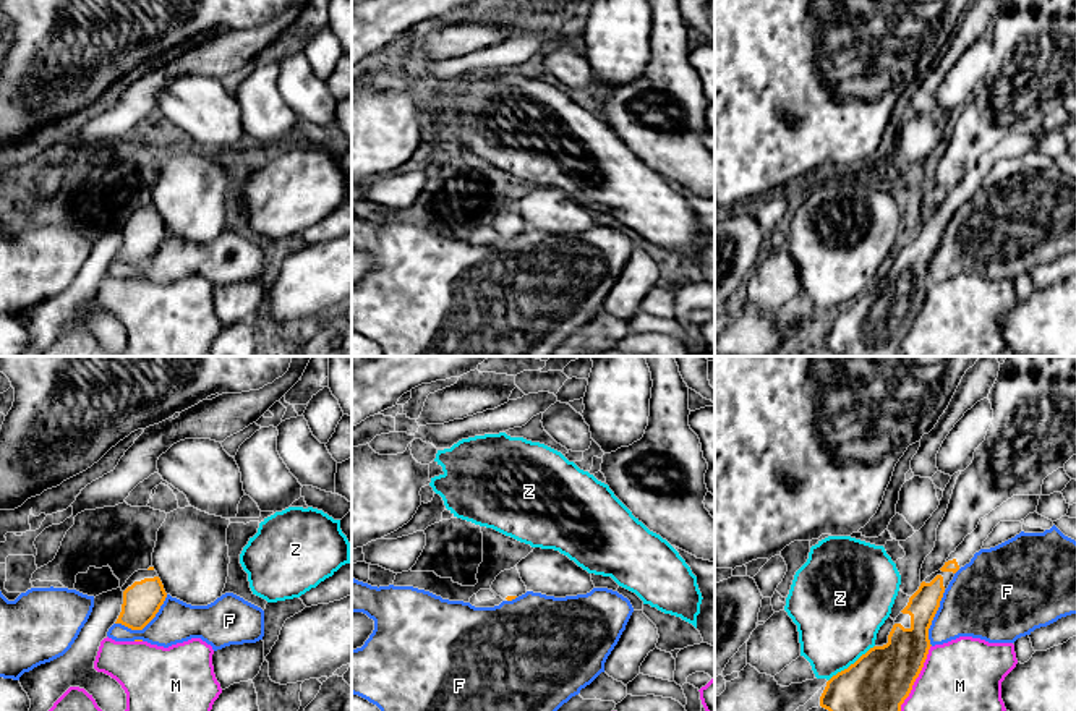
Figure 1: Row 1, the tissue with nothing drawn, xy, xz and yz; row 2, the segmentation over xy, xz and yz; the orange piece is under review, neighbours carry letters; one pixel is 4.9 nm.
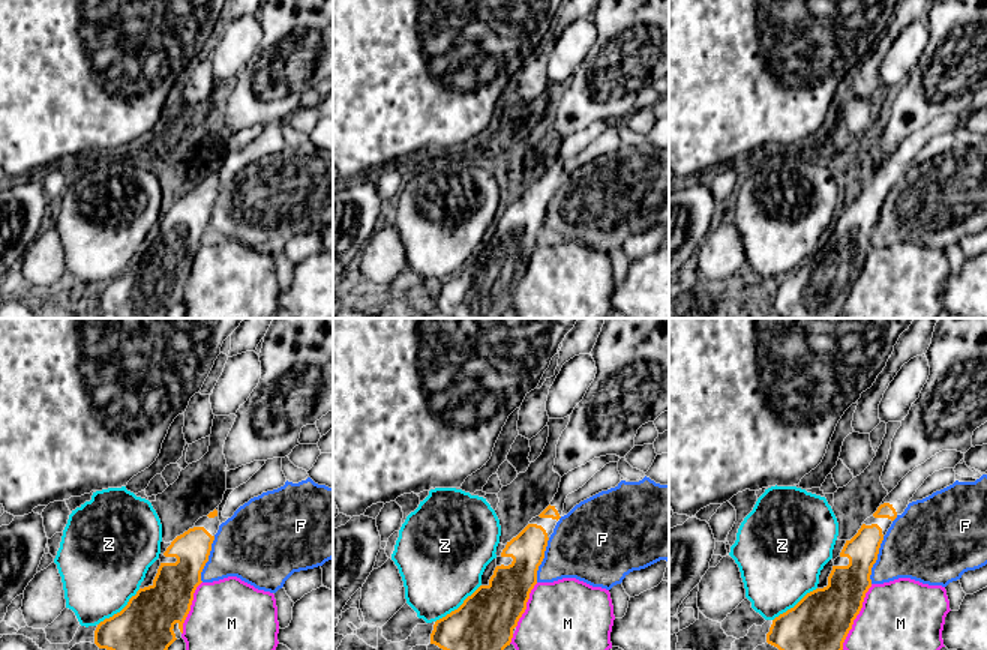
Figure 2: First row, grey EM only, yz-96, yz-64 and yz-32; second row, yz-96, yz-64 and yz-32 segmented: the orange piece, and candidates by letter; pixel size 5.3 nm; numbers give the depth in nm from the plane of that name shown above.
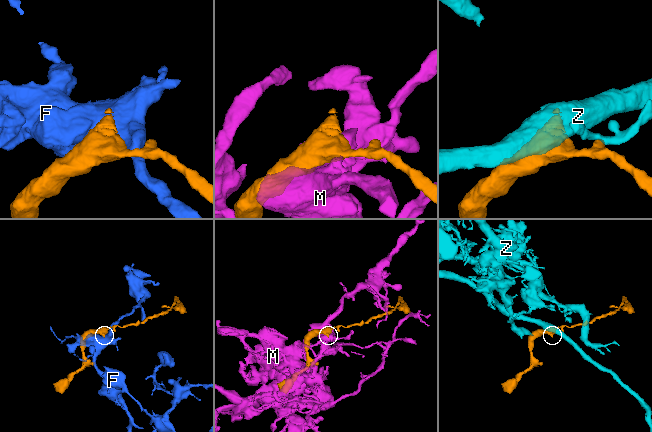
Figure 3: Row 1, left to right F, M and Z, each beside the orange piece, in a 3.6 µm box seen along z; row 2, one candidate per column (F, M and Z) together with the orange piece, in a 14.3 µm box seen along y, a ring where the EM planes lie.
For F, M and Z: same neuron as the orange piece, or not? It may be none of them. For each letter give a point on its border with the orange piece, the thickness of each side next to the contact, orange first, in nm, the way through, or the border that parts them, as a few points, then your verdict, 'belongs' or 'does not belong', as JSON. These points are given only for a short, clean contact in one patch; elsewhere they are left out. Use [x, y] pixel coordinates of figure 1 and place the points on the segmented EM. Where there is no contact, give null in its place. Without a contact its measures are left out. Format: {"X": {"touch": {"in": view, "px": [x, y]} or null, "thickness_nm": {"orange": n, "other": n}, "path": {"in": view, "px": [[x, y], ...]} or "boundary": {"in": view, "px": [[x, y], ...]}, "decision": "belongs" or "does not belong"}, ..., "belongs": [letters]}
{"F": {"touch": {"in": "xy", "px": [145, 625]}, "thickness_nm": {"orange": 190, "other": 200}, "decision": "does not belong"}, "M": {"touch": {"in": "yz", "px": [918, 676]}, "thickness_nm": {"orange": 300, "other": 360}, "decision": "does not belong"}, "Z": {"touch": {"in": "yz", "px": [851, 664]}, "thickness_nm": {"orange": 300, "other": 420}, "decision": "does not belong"}, "belongs": []}

